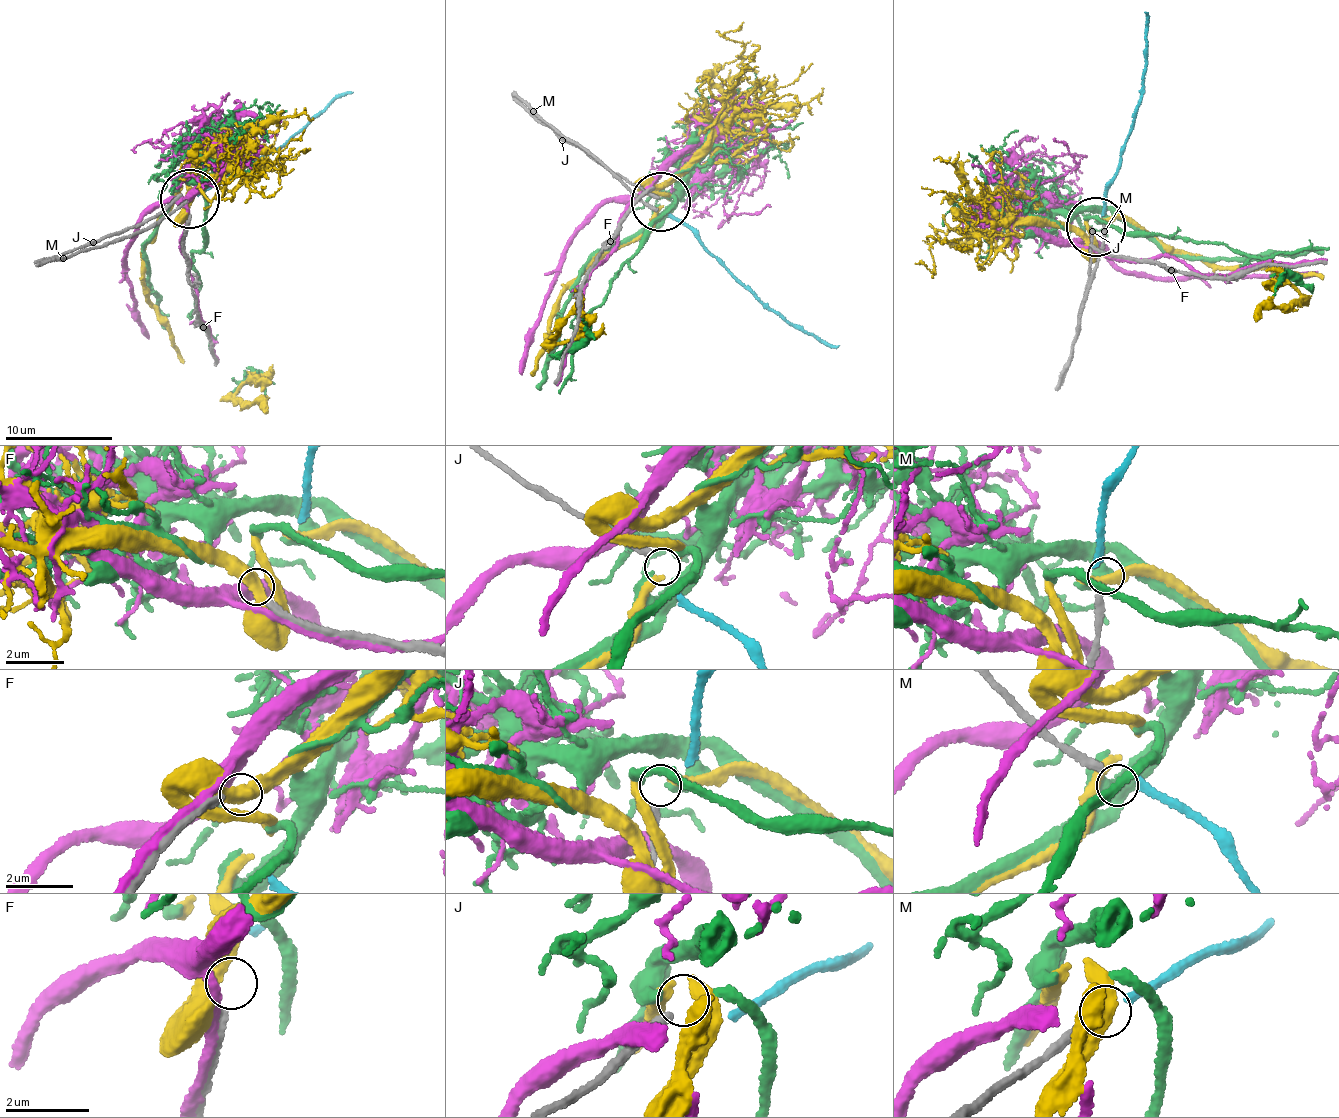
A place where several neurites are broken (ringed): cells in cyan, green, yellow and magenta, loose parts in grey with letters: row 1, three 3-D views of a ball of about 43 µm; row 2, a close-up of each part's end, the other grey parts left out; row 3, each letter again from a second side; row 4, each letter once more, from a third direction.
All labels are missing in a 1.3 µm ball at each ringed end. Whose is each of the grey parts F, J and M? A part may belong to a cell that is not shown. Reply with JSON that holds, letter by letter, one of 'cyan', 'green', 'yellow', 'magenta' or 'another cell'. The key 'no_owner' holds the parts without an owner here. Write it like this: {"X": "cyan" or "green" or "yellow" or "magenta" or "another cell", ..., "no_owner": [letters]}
{"F": "yellow", "J": "another cell", "M": "cyan", "no_owner": ["J"]}

